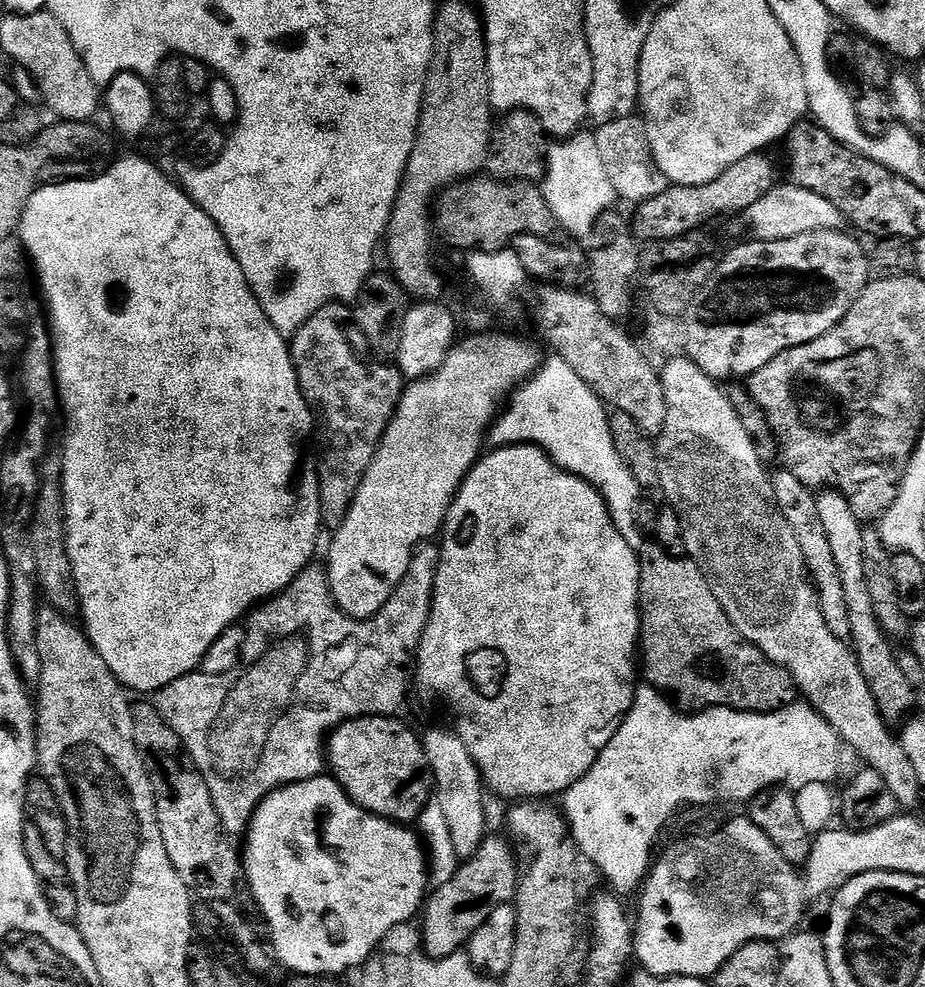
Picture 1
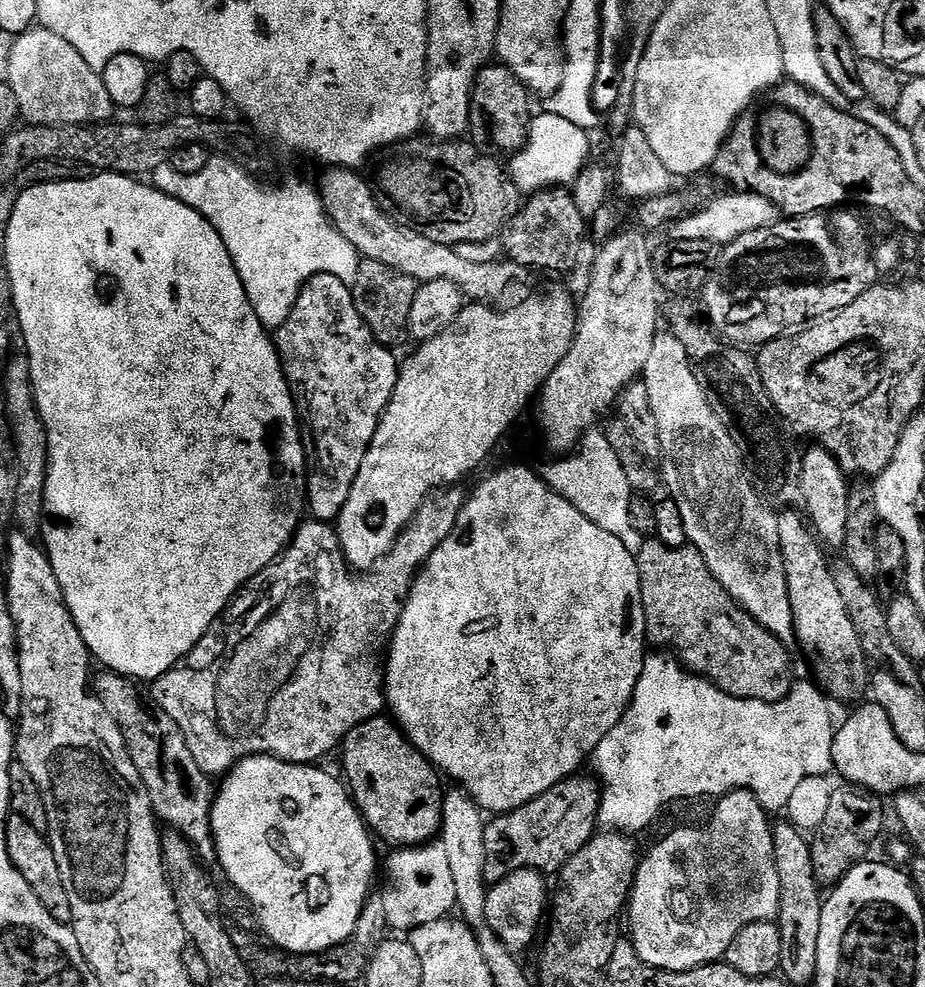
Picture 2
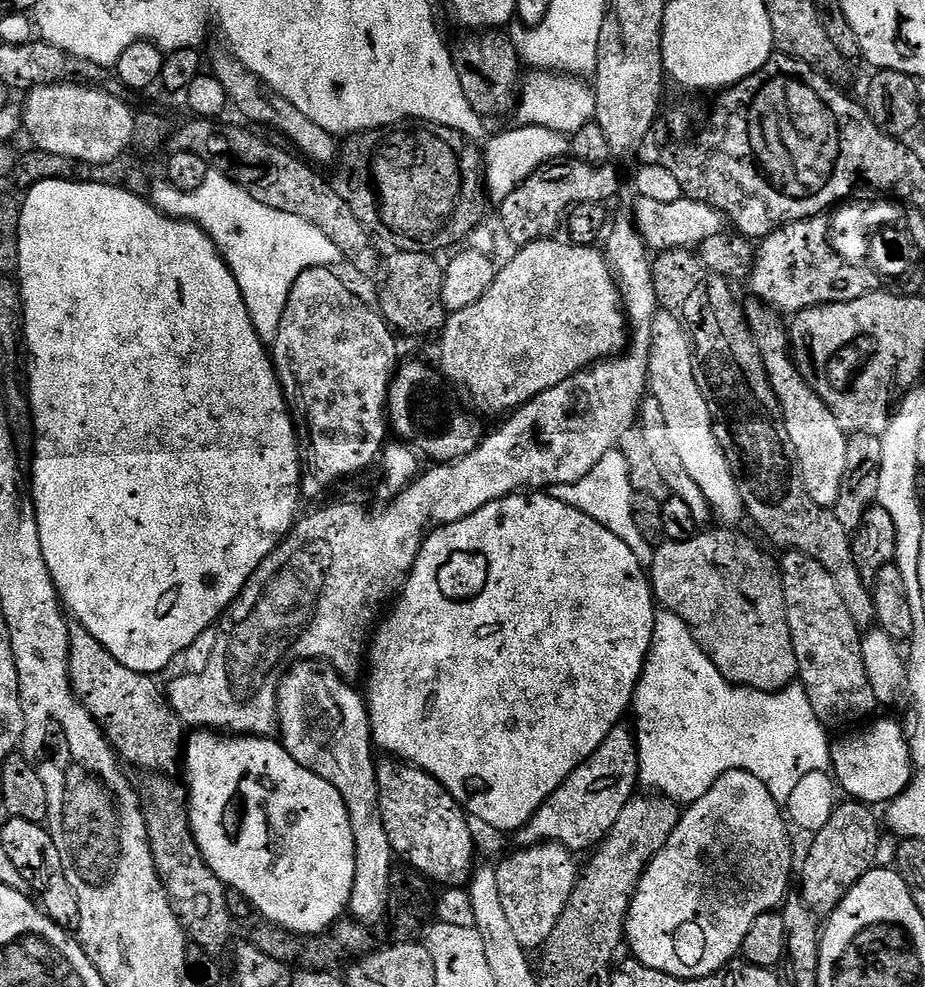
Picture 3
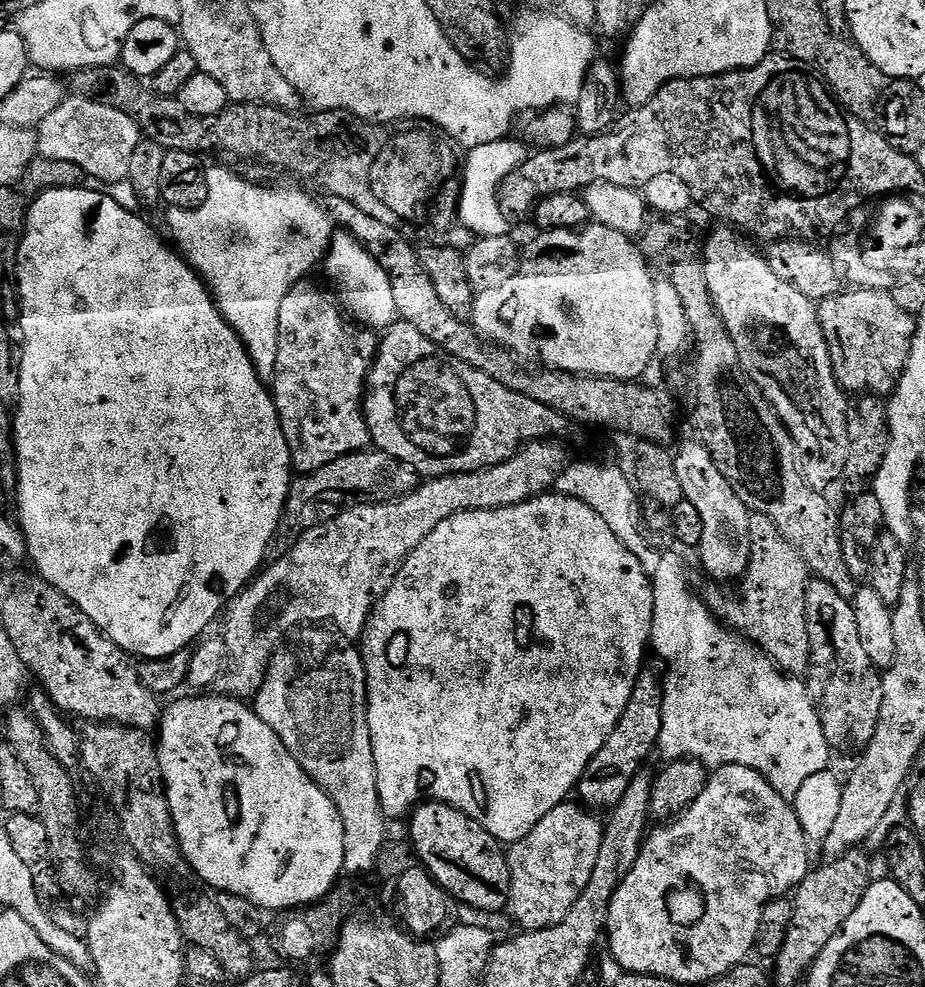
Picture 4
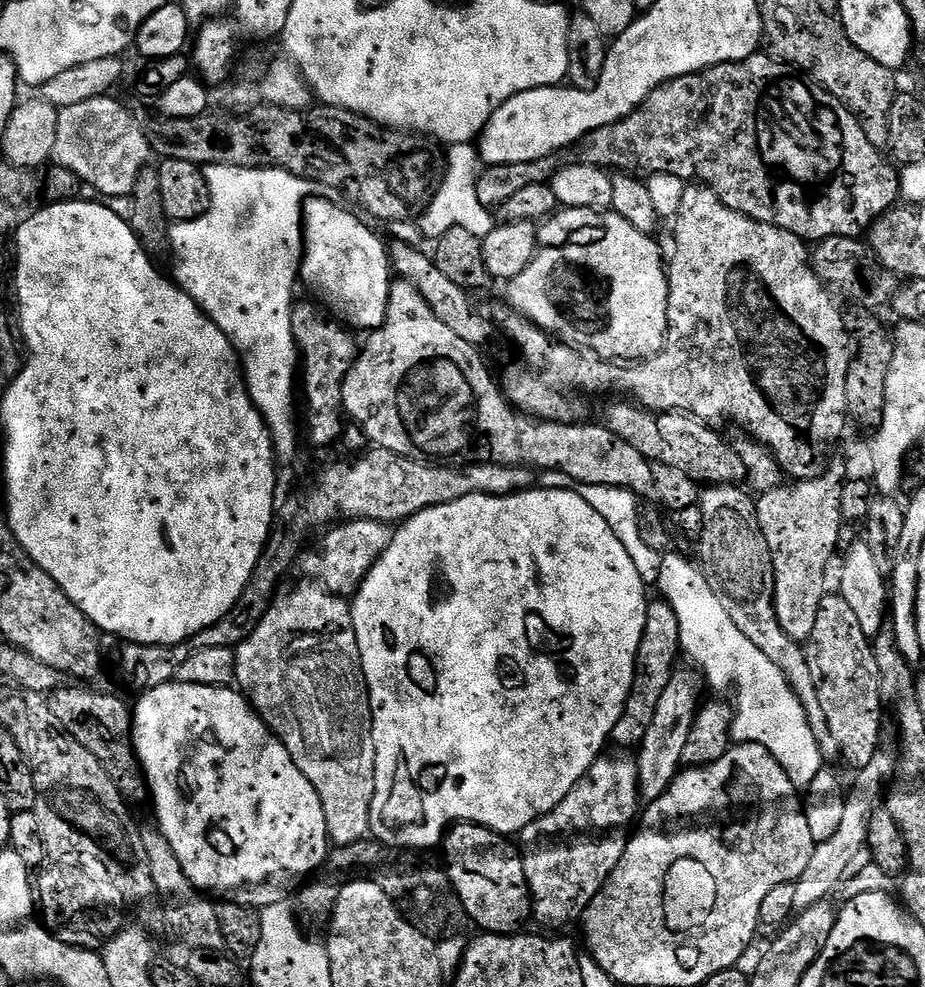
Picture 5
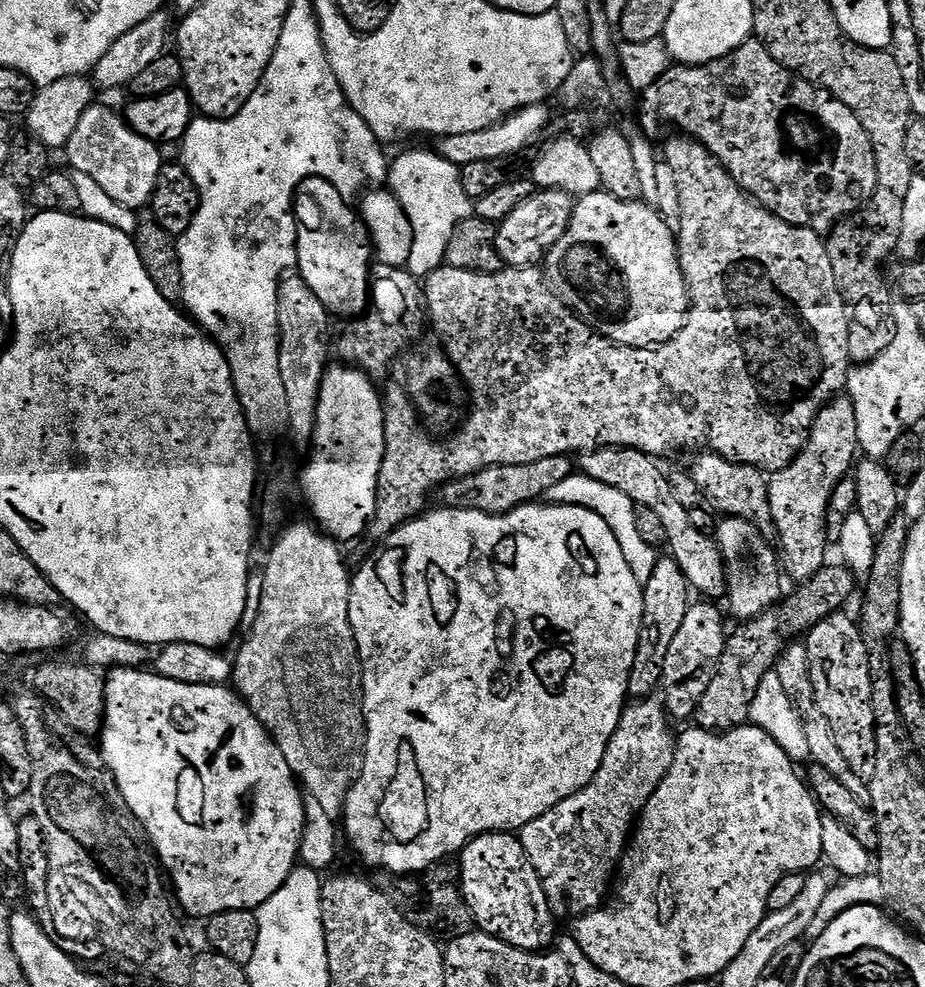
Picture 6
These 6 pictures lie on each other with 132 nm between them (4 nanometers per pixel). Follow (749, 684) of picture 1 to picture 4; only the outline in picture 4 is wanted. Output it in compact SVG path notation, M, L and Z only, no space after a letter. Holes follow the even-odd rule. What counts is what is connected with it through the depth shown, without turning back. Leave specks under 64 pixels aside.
M757 512L748 517L748 541L750 558L738 584L740 596L712 592L706 596L706 603L713 616L755 644L781 672L803 677L812 653L804 598L810 579L808 564L800 556L800 548L787 540L770 518Z

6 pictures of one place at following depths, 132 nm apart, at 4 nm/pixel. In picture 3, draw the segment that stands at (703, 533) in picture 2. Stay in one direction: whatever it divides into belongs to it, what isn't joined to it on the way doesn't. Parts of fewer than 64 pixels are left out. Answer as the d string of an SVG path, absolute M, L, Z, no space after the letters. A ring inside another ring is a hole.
M657 311L652 323L652 349L648 363L650 395L658 398L658 406L662 406L662 414L666 418L670 442L674 442L674 450L678 450L690 478L698 482L698 490L706 494L706 502L712 508L715 519L725 520L728 523L725 525L732 526L735 520L743 521L746 516L742 494L728 455L716 437L706 398L702 398L702 390L698 390L692 365L693 355L692 337L684 323L673 312Z

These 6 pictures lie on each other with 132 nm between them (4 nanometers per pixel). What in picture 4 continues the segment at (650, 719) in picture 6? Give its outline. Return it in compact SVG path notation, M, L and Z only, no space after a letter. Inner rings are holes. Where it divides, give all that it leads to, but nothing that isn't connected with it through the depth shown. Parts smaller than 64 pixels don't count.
M579 803L554 806L526 838L507 849L510 870L510 894L507 911L525 932L537 932L558 926L570 914L570 906L586 890L590 874L602 848L604 824L595 811Z

